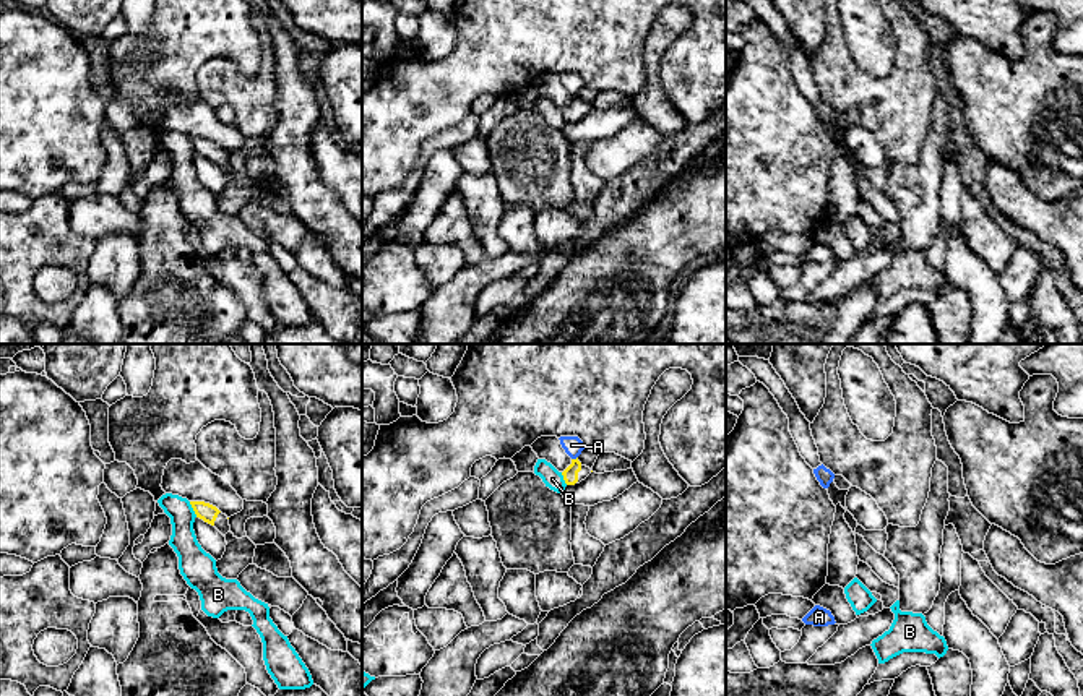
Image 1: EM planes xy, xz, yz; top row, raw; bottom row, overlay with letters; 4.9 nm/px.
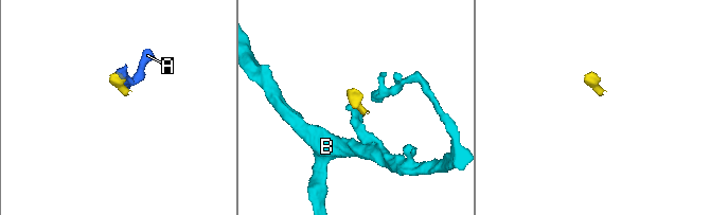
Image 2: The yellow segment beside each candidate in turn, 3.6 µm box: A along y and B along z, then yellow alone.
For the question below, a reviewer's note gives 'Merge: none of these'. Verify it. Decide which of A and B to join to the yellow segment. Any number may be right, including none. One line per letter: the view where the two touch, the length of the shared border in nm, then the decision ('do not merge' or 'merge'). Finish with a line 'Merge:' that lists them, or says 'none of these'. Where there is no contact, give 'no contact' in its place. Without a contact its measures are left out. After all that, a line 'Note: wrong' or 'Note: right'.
A: xz | 40 nm | do not merge
B: xy | 90 nm | do not merge
Merge: none of these
Note: right

